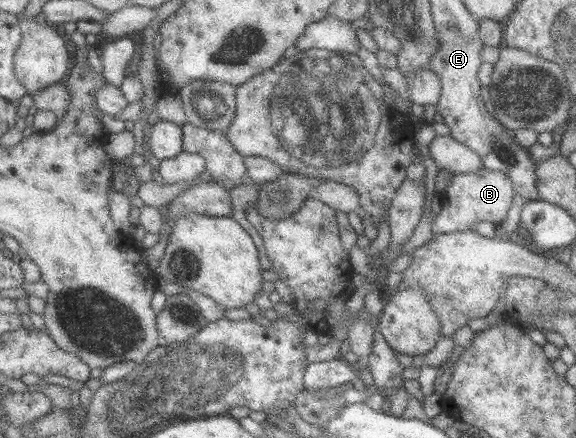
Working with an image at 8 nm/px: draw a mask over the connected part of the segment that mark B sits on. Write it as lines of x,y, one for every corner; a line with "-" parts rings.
482,168
474,173
454,174
450,185
441,193
440,211
431,221
431,230
434,234
447,234
470,230
471,224
476,221
502,222
514,195
514,187
504,173

